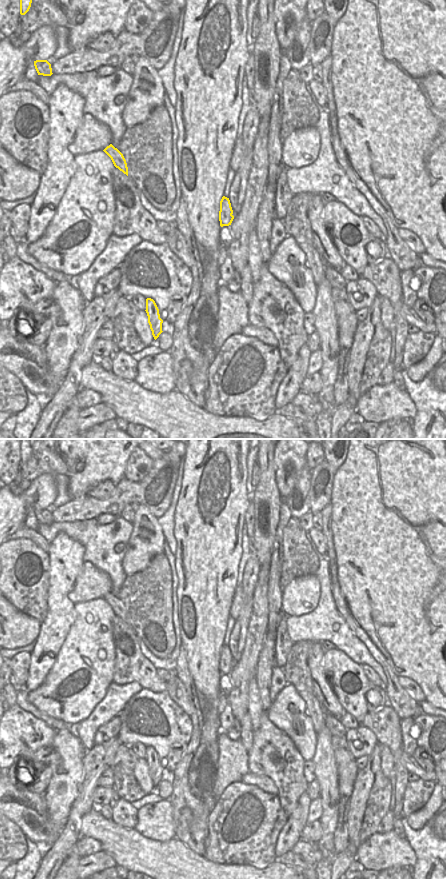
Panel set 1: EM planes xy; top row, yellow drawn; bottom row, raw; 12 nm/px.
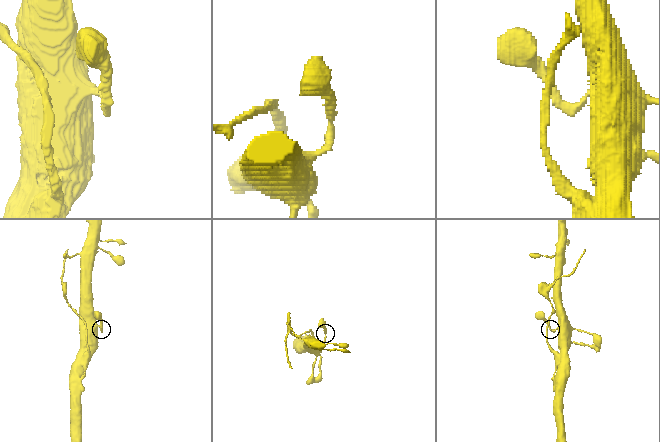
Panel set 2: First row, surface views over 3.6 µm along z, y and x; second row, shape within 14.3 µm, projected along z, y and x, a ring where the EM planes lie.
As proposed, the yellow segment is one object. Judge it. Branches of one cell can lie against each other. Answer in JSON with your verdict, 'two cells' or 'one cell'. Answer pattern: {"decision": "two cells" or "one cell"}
{"decision": "two cells"}

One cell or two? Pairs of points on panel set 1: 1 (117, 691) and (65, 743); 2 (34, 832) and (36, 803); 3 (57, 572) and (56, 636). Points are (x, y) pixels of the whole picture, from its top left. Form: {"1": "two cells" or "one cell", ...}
{"1": "two cells", "2": "one cell", "3": "one cell"}

